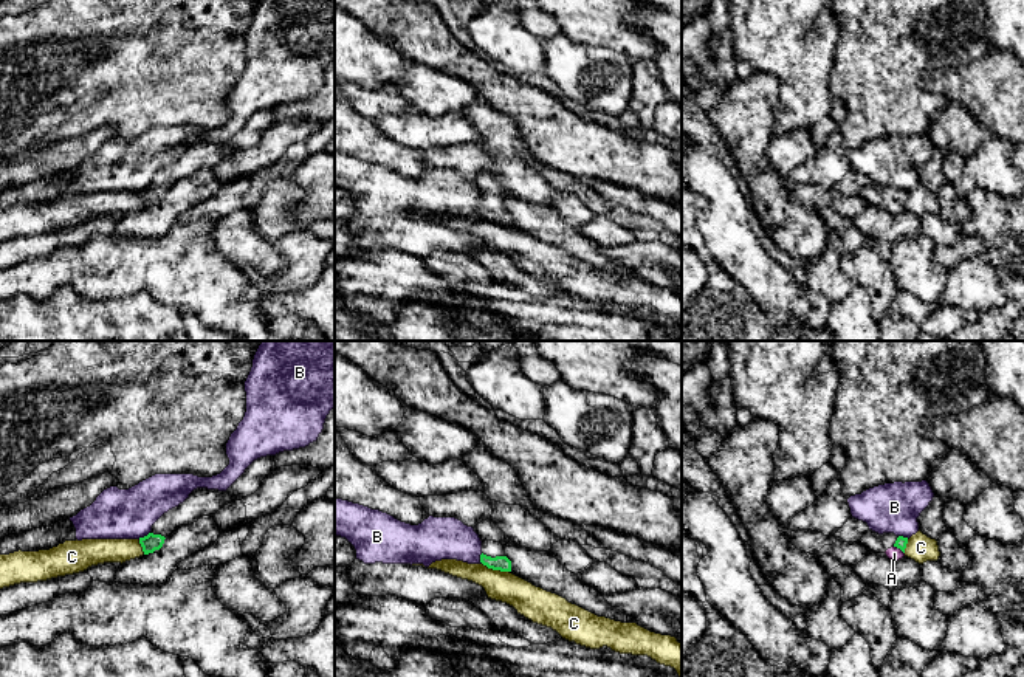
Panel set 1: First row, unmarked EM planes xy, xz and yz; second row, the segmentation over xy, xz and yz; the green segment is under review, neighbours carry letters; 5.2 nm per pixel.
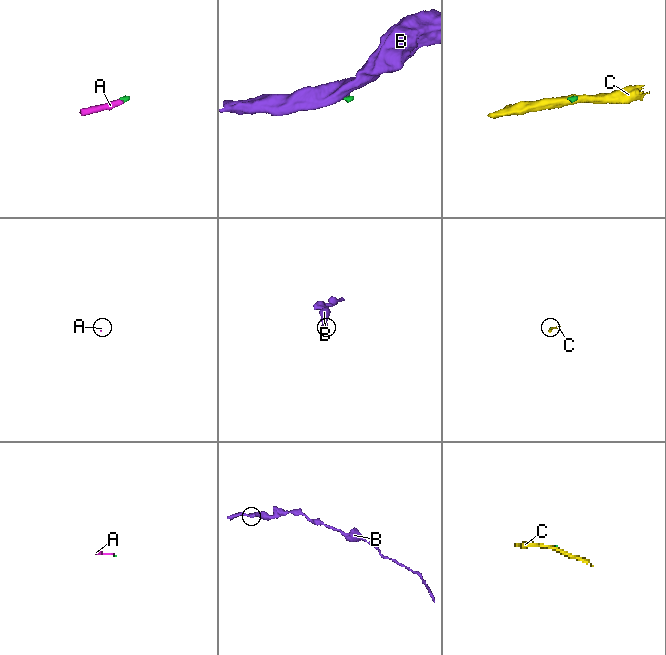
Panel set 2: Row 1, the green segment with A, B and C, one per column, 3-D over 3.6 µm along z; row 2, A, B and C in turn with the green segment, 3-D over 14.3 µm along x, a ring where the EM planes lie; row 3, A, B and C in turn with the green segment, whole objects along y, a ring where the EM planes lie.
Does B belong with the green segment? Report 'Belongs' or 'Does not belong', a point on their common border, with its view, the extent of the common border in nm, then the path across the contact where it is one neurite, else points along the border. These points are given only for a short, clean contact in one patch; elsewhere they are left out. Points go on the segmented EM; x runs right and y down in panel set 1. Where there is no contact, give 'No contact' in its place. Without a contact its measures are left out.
Does not belong. Touches green at xy (144, 536). Shared border 70 nm. Boundary: xy (149, 532), (138, 538)

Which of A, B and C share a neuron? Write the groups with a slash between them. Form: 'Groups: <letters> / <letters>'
Groups: A / B / C

